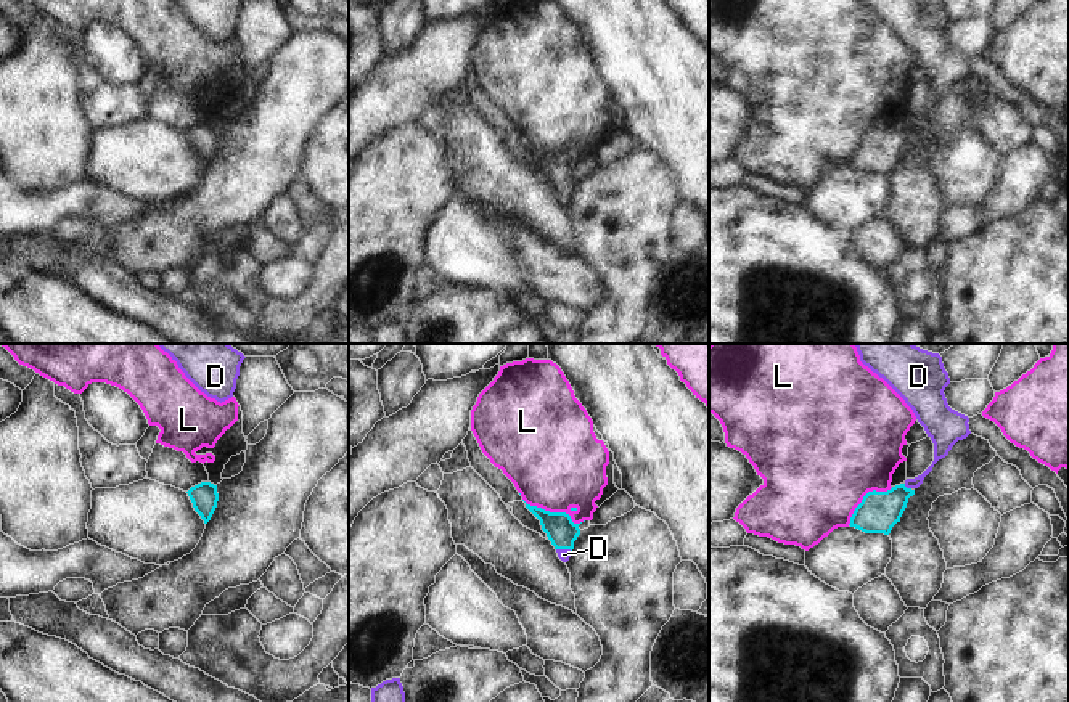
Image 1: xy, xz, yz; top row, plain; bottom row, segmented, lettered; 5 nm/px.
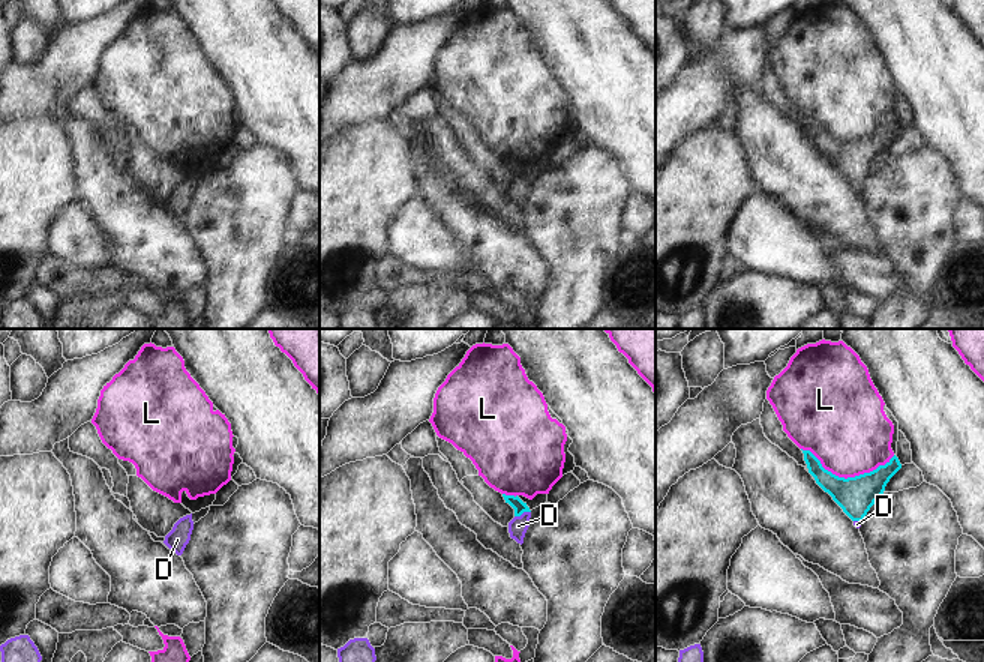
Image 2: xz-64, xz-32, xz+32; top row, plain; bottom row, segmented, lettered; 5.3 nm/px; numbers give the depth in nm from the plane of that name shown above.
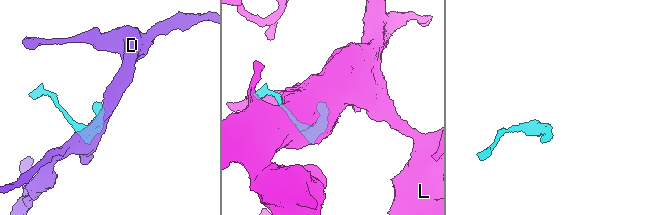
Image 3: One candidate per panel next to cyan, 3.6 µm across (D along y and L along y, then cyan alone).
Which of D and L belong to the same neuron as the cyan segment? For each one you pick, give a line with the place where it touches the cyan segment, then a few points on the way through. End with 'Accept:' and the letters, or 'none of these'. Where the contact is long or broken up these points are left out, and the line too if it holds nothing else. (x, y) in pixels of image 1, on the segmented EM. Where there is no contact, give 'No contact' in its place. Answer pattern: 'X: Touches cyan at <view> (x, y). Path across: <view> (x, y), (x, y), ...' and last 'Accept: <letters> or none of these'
D: Touches cyan at yz (905, 487). Path across: yz (880, 511), (905, 487), (913, 484), (941, 452)
Accept: D

